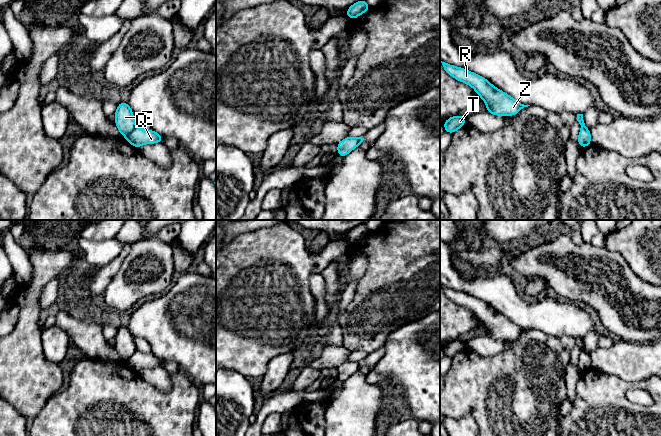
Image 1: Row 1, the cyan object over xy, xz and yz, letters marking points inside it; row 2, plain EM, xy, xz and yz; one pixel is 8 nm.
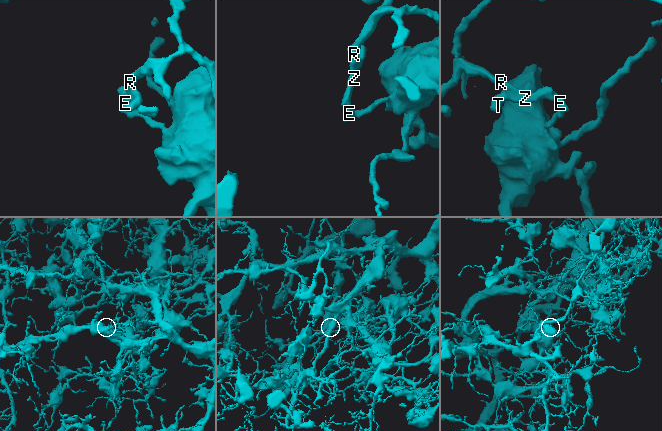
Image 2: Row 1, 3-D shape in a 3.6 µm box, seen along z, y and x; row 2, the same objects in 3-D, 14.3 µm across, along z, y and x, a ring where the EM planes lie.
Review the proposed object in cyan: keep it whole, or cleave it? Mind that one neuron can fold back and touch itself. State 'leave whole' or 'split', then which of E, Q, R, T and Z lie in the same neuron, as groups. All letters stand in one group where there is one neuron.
split; groups E R T Z / Q

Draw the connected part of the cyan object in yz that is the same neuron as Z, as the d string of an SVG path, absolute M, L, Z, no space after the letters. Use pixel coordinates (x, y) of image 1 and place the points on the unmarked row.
M442 285L441 287L447 298L460 306L470 309L486 327L487 331L485 334L493 339L515 340L521 333L530 330L516 325L513 321L492 309L481 299Z

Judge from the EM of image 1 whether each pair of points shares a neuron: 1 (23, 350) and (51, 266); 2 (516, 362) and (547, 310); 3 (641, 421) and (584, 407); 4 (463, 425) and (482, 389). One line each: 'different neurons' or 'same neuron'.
1: same neuron
2: different neurons
3: same neuron
4: different neurons

